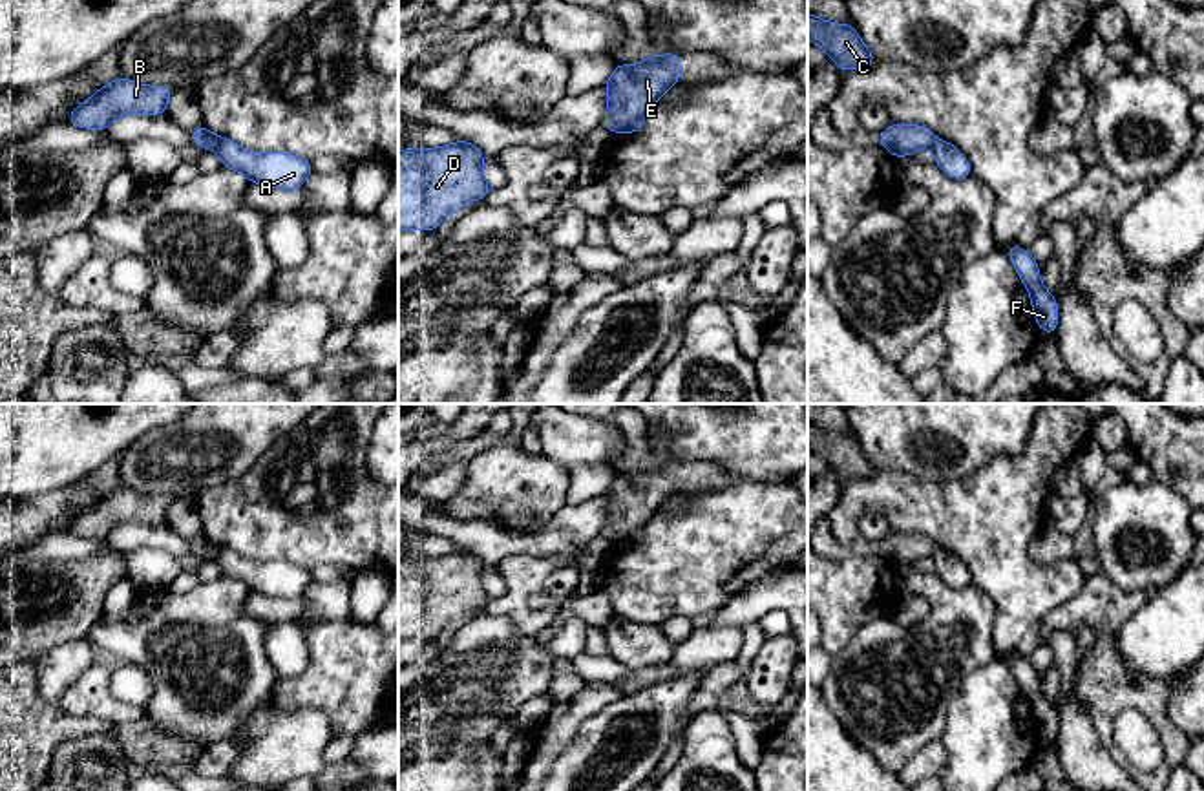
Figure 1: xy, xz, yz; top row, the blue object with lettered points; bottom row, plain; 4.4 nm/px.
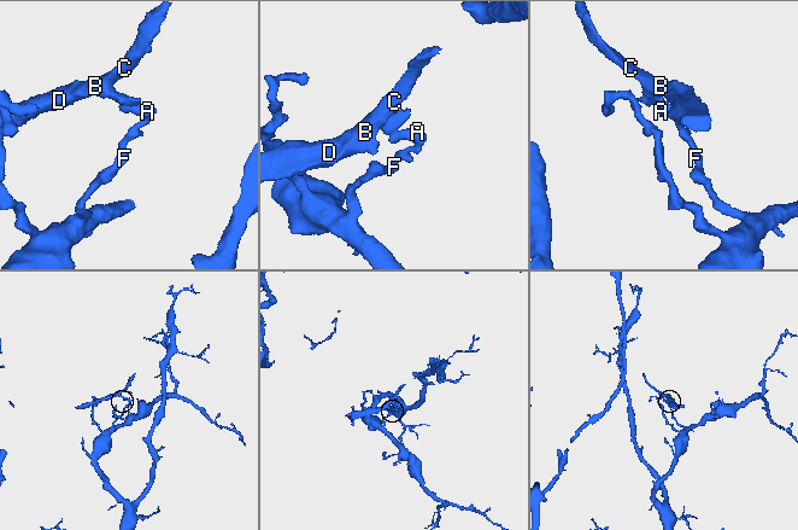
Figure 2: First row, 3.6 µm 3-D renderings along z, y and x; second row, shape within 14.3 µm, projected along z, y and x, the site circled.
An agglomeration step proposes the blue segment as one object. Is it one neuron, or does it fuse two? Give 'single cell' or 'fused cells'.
fused cells

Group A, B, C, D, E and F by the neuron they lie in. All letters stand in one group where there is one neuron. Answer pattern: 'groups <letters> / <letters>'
groups A F / B C D E

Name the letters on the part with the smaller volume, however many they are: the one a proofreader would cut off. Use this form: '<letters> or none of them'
B, C, D, E

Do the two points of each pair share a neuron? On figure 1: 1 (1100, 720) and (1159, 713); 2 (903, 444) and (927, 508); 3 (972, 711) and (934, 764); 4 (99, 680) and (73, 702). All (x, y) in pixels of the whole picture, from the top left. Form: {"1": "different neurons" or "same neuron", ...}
{"1": "same neuron", "2": "different neurons", "3": "different neurons", "4": "same neuron"}

